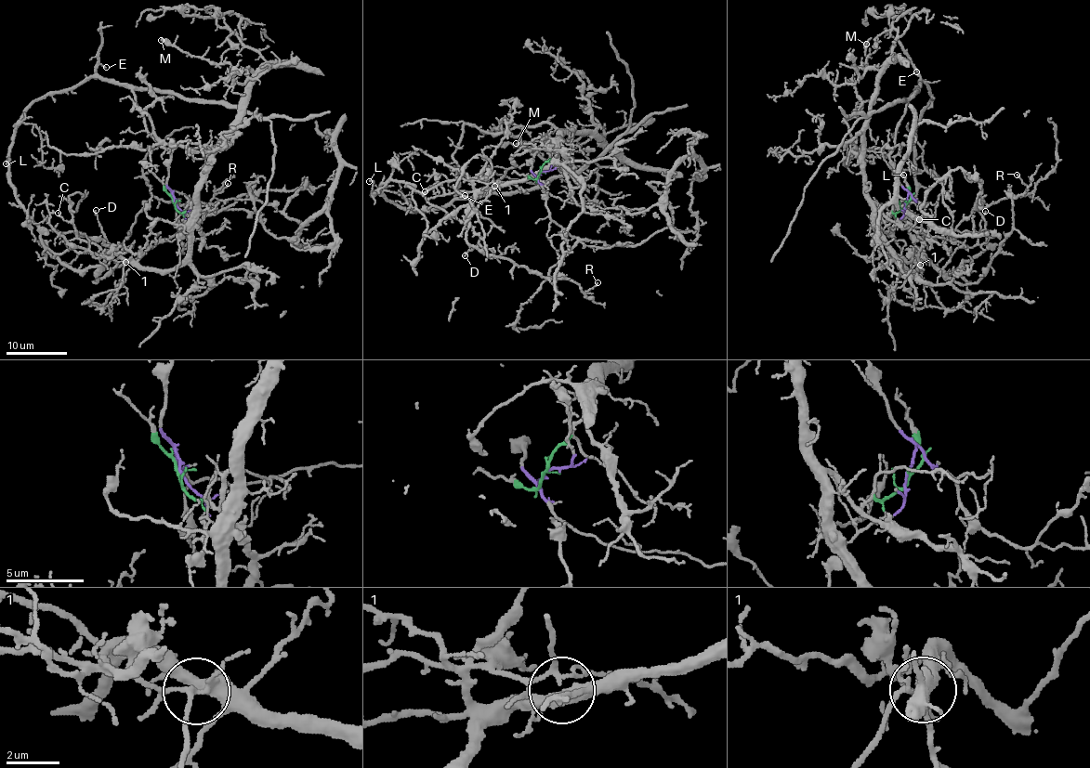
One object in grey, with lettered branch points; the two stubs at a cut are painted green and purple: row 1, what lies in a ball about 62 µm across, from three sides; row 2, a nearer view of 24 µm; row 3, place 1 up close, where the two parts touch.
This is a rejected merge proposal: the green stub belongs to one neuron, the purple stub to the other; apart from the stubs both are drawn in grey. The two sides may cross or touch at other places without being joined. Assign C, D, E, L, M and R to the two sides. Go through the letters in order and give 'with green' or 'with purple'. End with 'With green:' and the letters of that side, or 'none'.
C: with green
D: with purple
E: with purple
L: with purple
M: with green
R: with green
With green: C, M, R

